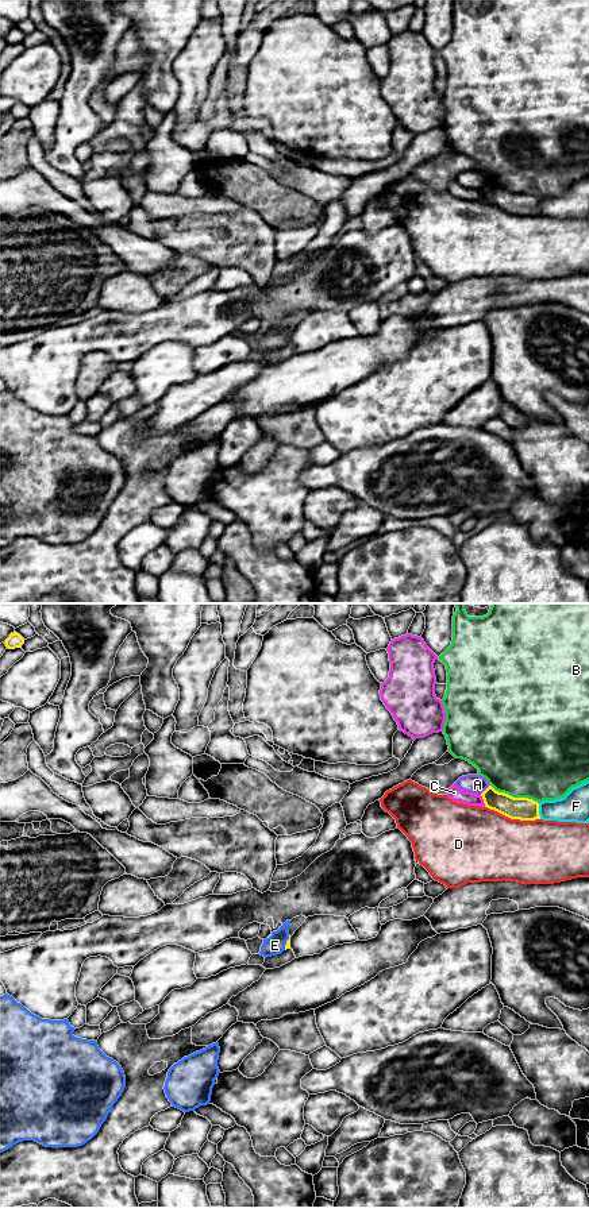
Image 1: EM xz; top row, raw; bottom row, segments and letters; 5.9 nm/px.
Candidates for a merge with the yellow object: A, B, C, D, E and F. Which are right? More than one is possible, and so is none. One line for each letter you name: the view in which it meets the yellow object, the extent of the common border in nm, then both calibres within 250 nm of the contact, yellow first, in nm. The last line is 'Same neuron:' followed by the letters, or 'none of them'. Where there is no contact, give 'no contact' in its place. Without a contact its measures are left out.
Same neuron: none of them

